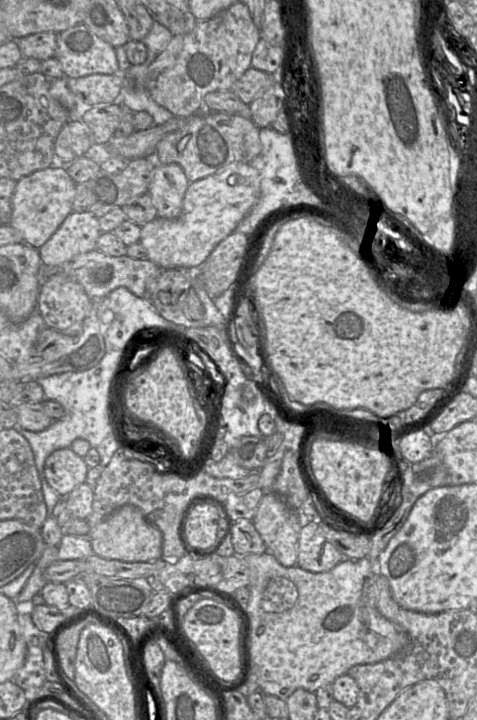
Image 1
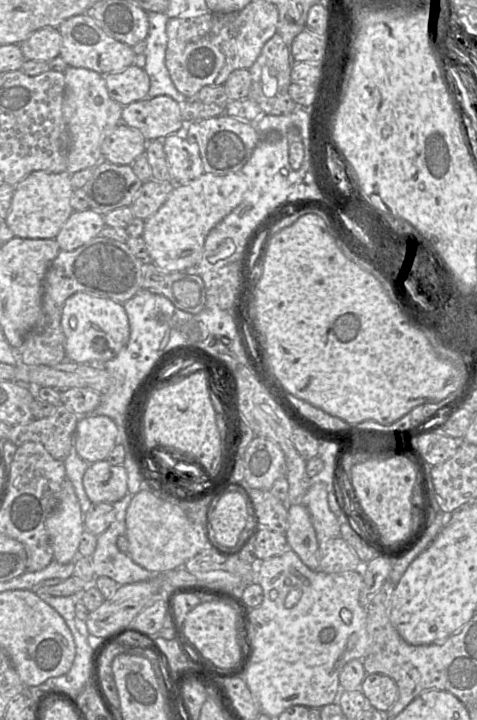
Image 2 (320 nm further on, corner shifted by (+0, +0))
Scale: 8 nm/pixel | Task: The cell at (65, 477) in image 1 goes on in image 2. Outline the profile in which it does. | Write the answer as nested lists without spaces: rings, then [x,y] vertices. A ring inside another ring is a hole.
[[[107,460],[88,466],[83,475],[83,486],[92,504],[114,504],[128,493],[128,475],[123,465],[112,465]]]

